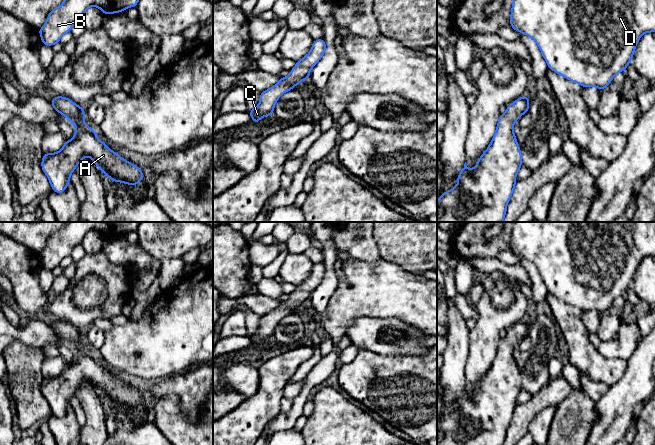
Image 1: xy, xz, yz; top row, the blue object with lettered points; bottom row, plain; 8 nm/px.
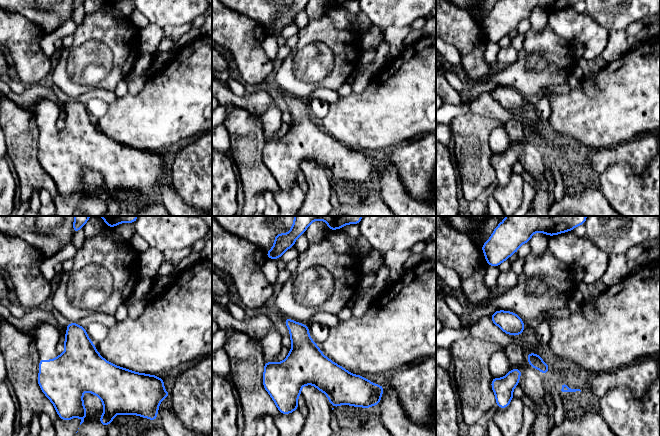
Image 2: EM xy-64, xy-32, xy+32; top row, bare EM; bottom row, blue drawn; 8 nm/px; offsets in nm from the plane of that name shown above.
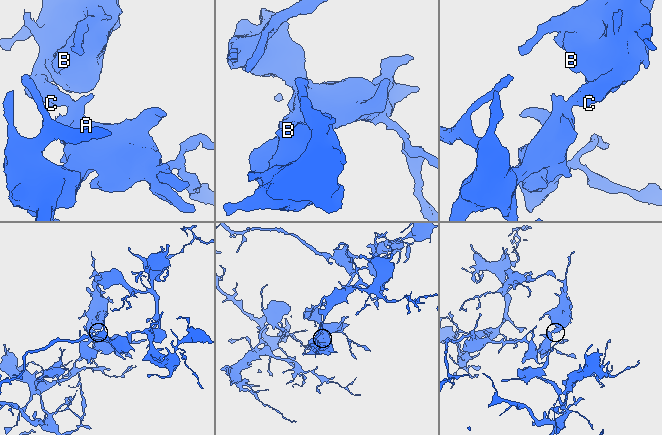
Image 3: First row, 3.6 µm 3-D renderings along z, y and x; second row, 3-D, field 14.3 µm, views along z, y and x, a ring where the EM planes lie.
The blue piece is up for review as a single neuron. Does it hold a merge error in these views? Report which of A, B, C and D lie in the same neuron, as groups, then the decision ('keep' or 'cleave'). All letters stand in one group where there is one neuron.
A B C D; keep

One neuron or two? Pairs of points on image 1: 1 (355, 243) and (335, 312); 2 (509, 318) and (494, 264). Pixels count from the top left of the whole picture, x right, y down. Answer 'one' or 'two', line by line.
1: two
2: two

